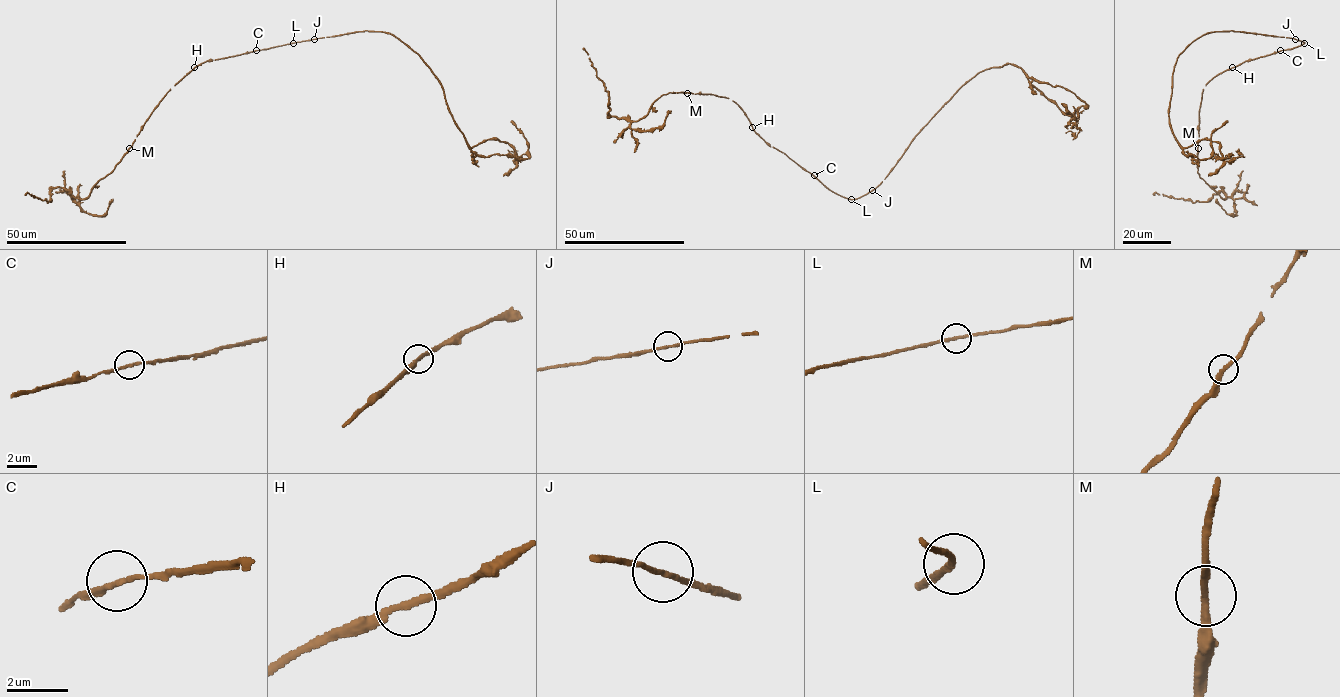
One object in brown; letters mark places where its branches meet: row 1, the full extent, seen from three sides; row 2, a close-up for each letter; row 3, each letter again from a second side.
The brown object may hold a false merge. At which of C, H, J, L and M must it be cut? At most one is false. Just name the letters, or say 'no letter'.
no letter

